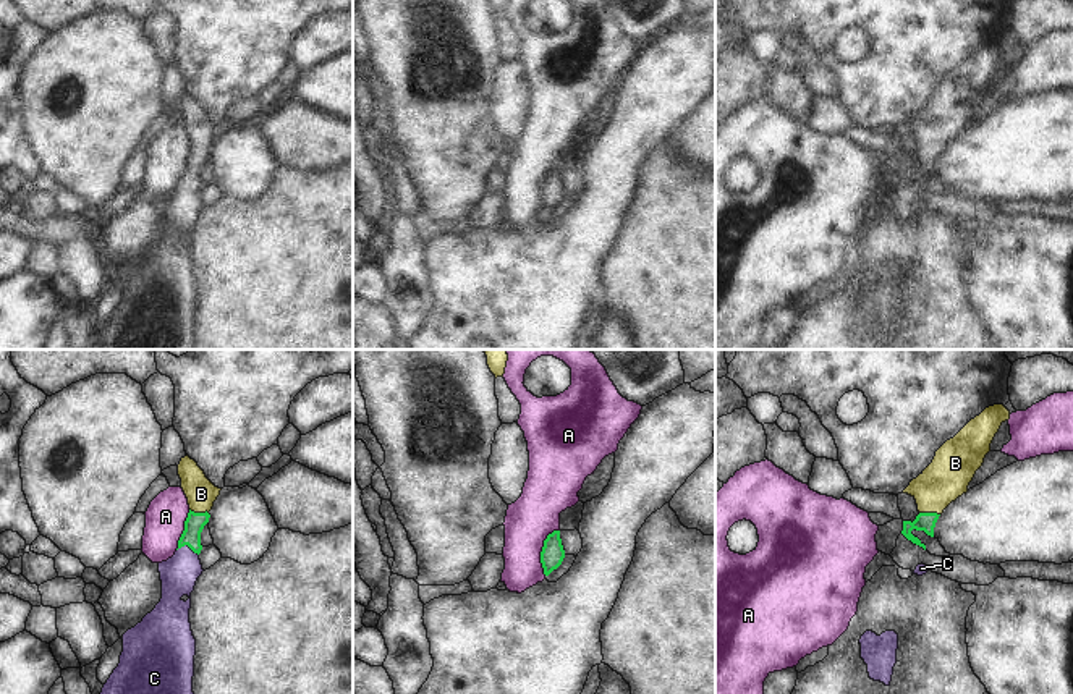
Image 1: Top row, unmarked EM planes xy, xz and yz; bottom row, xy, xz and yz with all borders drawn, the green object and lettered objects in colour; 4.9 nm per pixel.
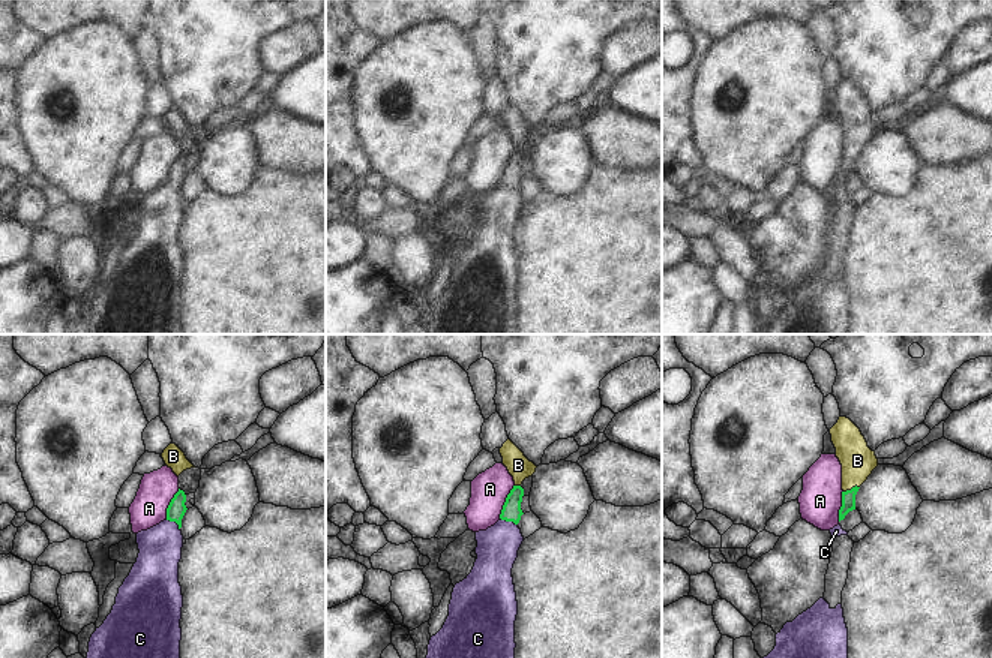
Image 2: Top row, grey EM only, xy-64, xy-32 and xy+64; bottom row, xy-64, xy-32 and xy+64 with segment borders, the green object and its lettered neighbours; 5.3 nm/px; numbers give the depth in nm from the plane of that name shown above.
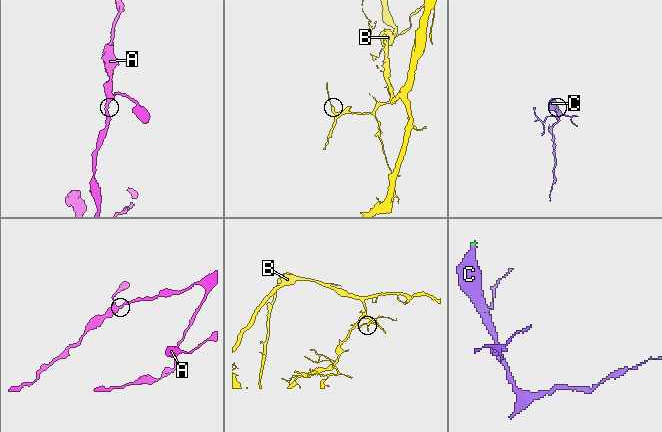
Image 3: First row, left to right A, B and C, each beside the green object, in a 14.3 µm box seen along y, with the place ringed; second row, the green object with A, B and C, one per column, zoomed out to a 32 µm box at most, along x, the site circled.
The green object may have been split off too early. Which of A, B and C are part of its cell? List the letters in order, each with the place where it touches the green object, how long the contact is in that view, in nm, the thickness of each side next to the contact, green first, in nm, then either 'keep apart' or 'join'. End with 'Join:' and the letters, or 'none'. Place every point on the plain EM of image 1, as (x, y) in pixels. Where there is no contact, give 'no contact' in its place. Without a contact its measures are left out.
A: contact xz (542, 188); length 240 nm; calibres 120 and 240 nm; keep apart
B: contact yz (929, 151); length 110 nm; calibres 100 and 220 nm; join
C: contact xy (188, 183); length 120 nm; calibres 100 and 190 nm; join
Join: B, C

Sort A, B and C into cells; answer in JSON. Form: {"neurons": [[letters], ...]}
{"neurons": [["A"], ["B", "C"]]}

